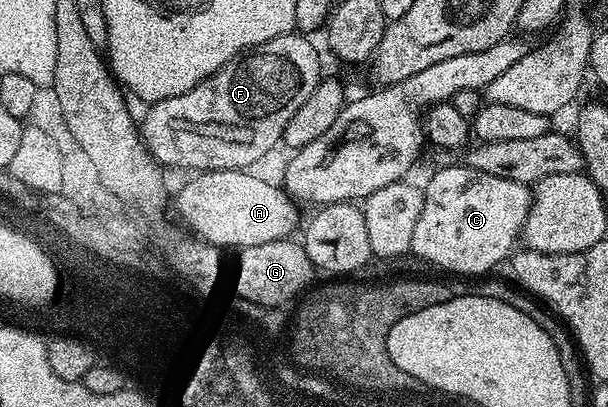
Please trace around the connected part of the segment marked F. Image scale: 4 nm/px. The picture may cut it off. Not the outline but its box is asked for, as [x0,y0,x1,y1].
[139,32,323,172]

